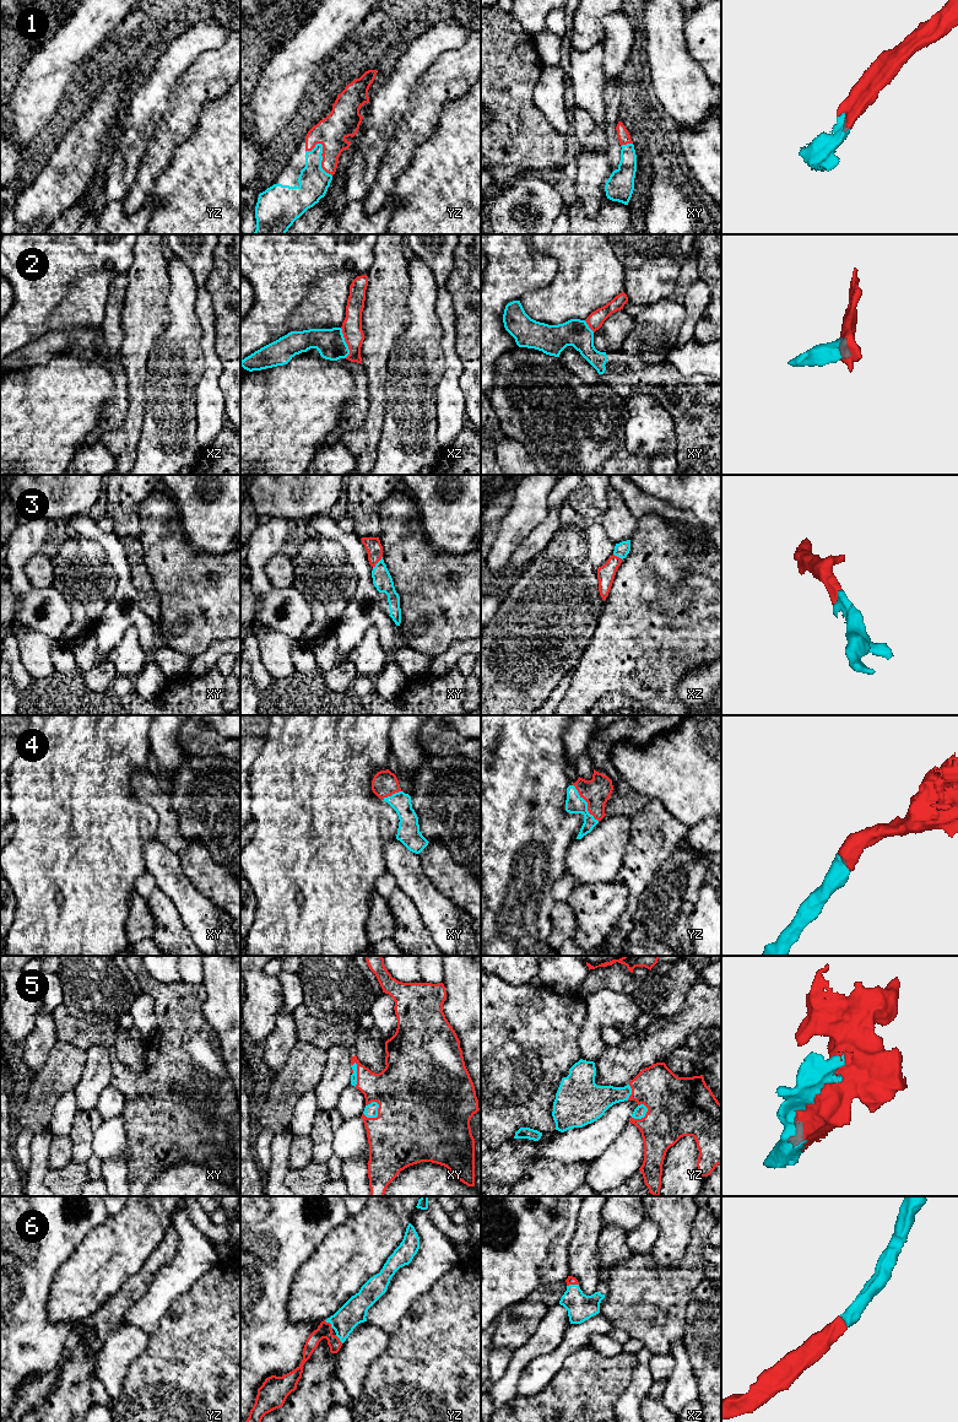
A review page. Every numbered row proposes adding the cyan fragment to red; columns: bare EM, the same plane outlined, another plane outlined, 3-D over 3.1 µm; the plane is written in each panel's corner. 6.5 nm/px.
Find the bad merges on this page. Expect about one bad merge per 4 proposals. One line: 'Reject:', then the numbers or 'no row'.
Reject: 2

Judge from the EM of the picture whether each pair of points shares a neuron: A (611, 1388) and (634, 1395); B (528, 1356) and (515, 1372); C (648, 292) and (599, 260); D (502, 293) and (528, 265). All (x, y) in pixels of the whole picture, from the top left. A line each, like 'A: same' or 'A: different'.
A: different
B: same
C: different
D: same

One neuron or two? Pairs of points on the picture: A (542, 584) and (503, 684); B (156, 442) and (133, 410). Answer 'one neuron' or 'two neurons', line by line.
A: one neuron
B: two neurons

